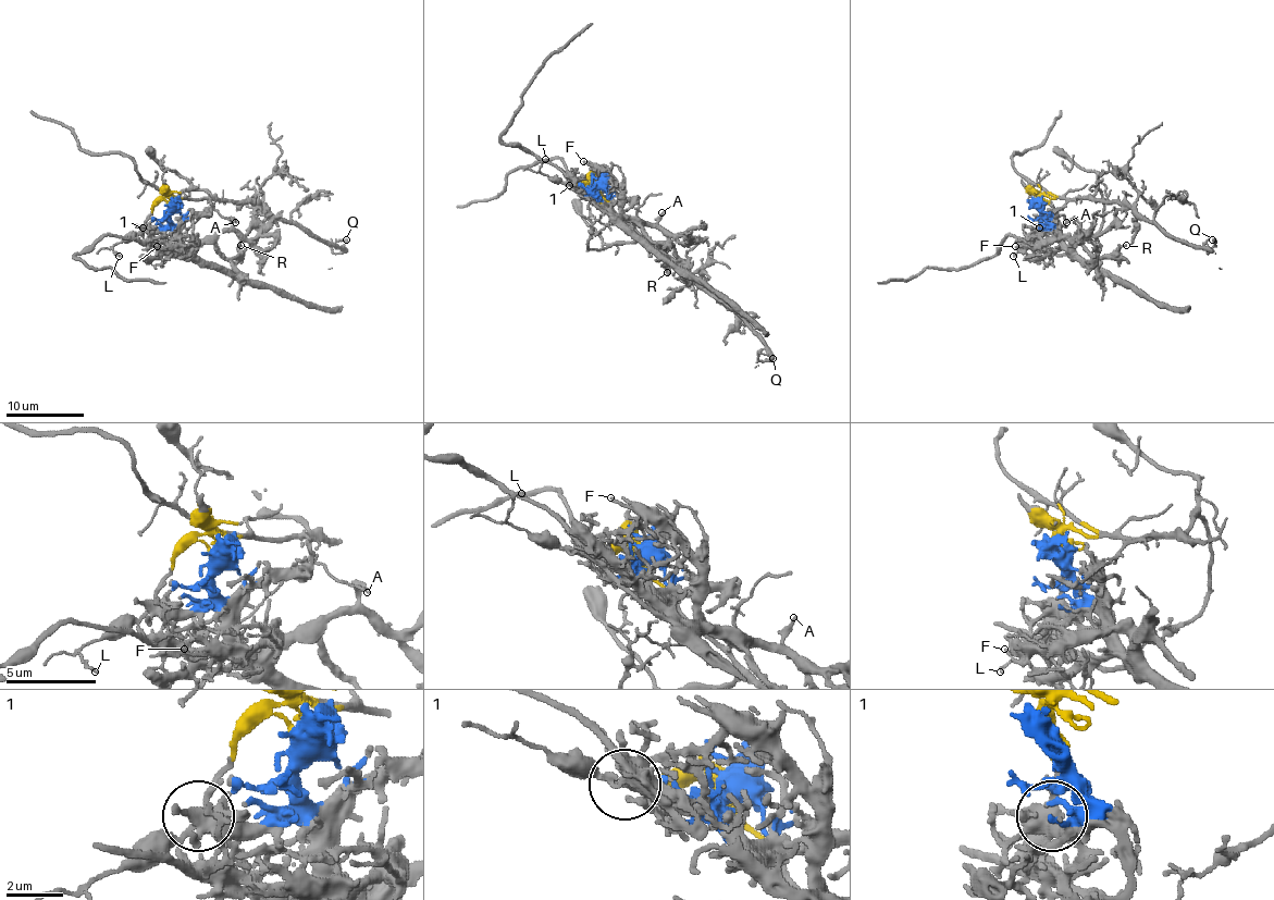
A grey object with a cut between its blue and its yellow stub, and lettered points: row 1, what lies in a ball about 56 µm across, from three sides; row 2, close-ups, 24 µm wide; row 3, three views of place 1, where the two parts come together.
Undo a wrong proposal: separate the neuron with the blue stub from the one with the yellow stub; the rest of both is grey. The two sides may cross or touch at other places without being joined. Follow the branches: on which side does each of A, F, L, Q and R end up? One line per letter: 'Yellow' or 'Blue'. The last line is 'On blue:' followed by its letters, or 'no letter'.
A: Blue
F: Blue
L: Yellow
Q: Yellow
R: Blue
On blue: A, F, R

